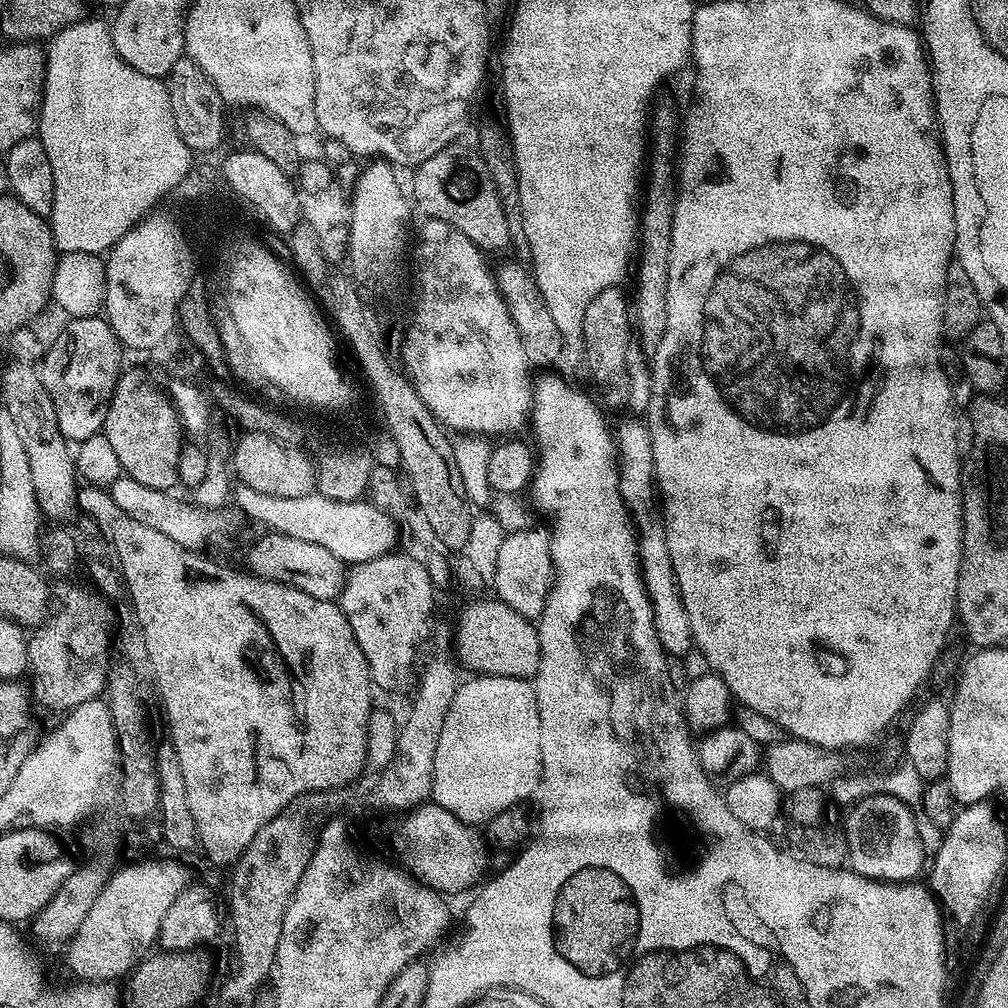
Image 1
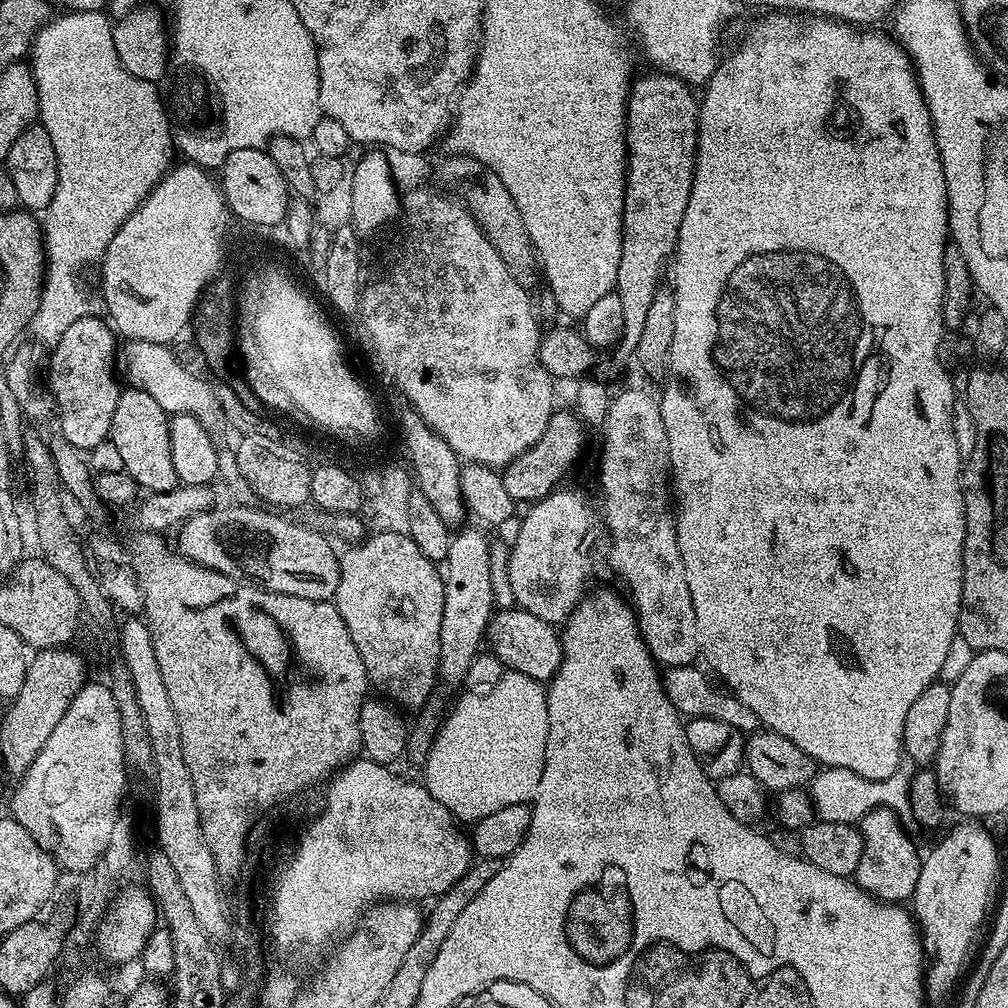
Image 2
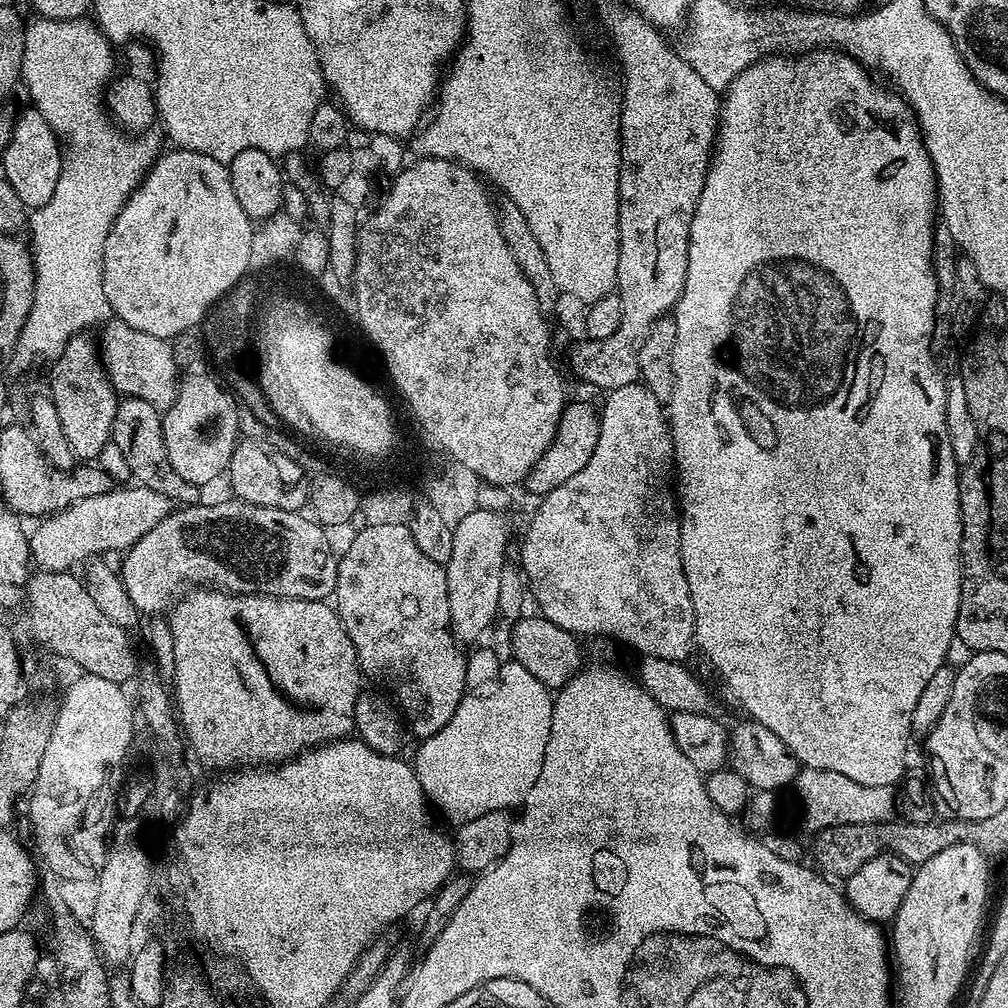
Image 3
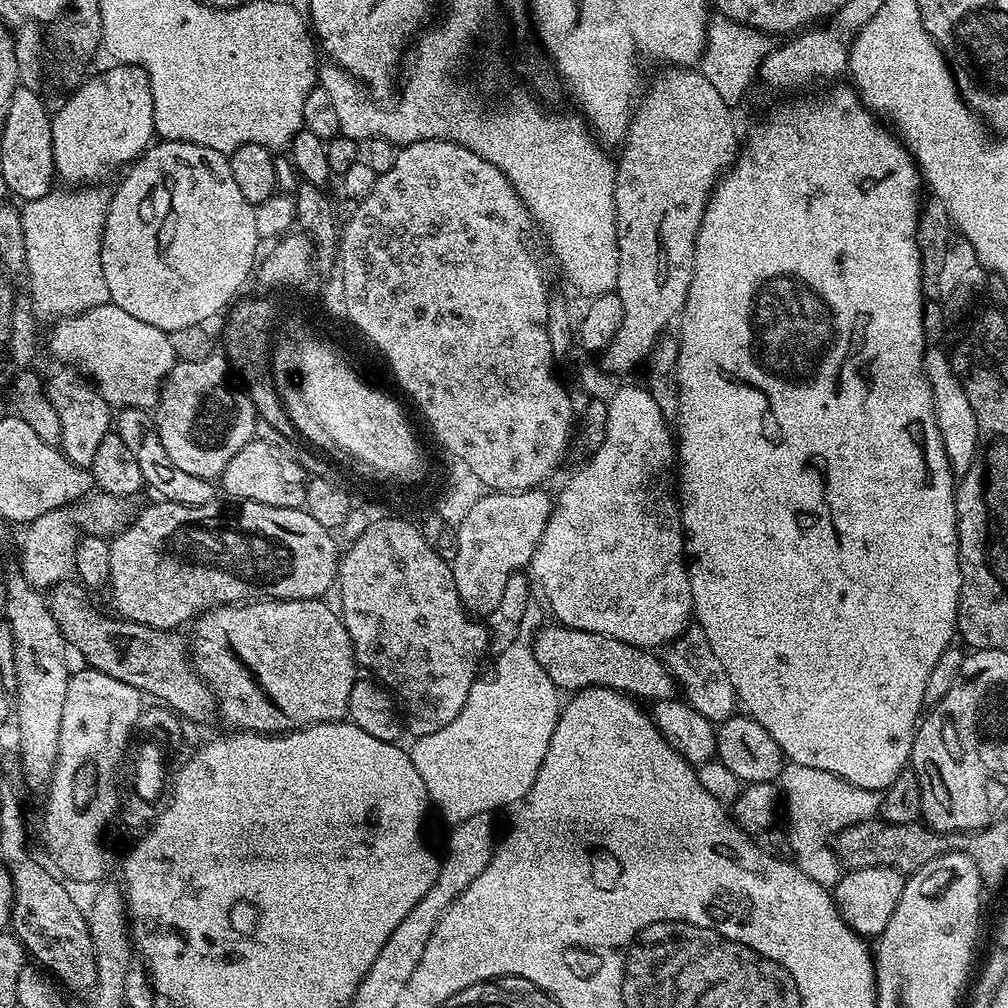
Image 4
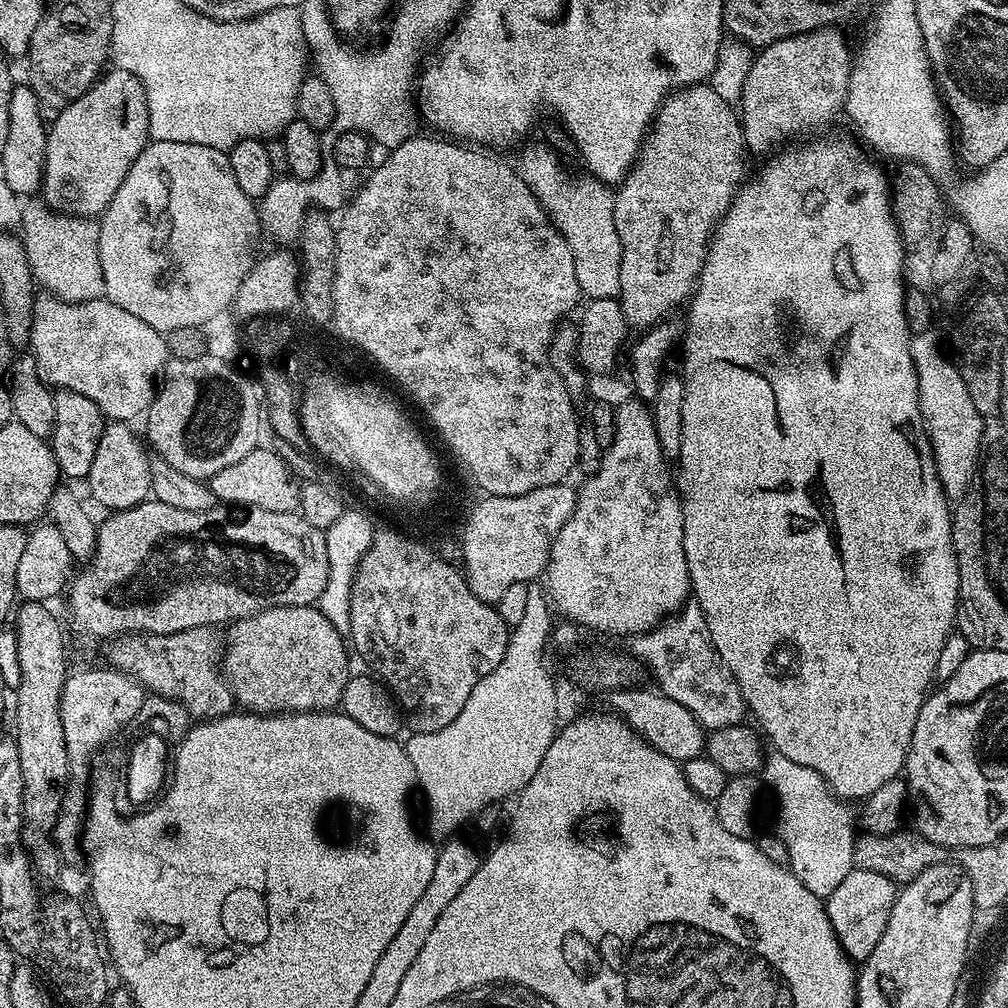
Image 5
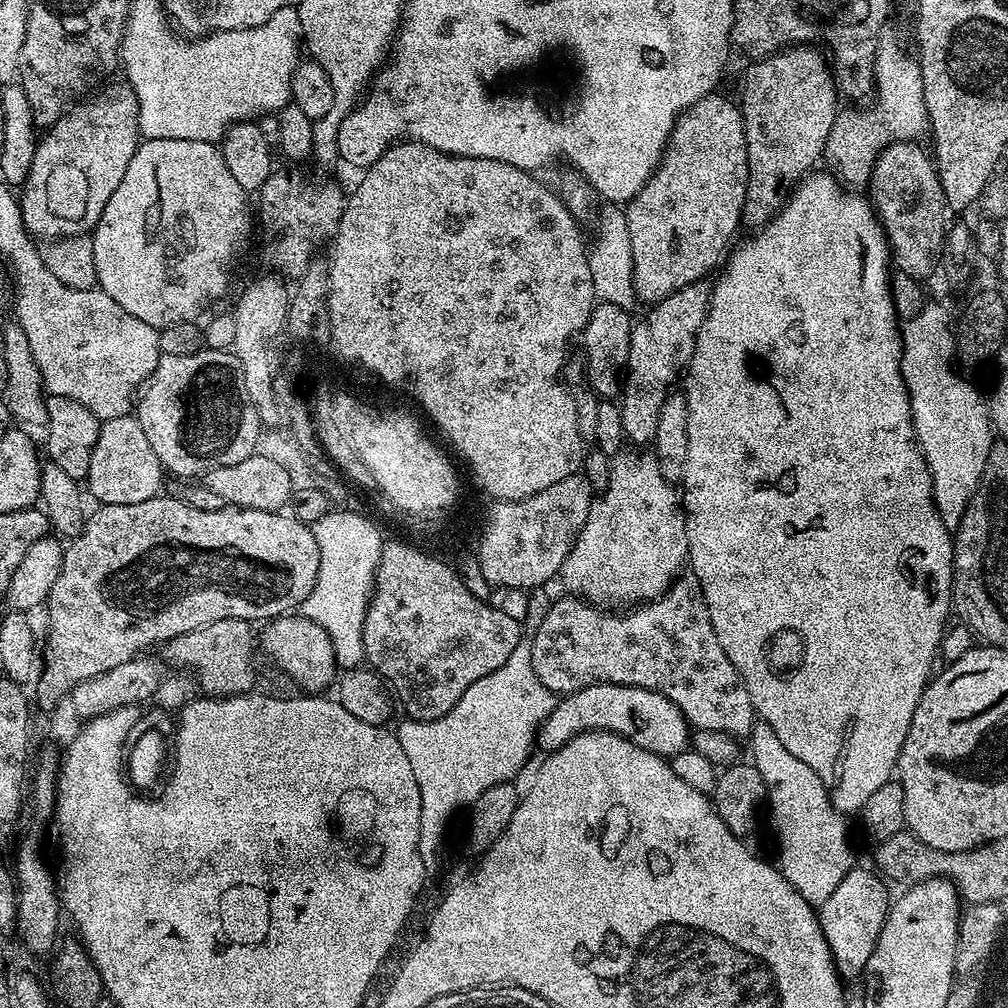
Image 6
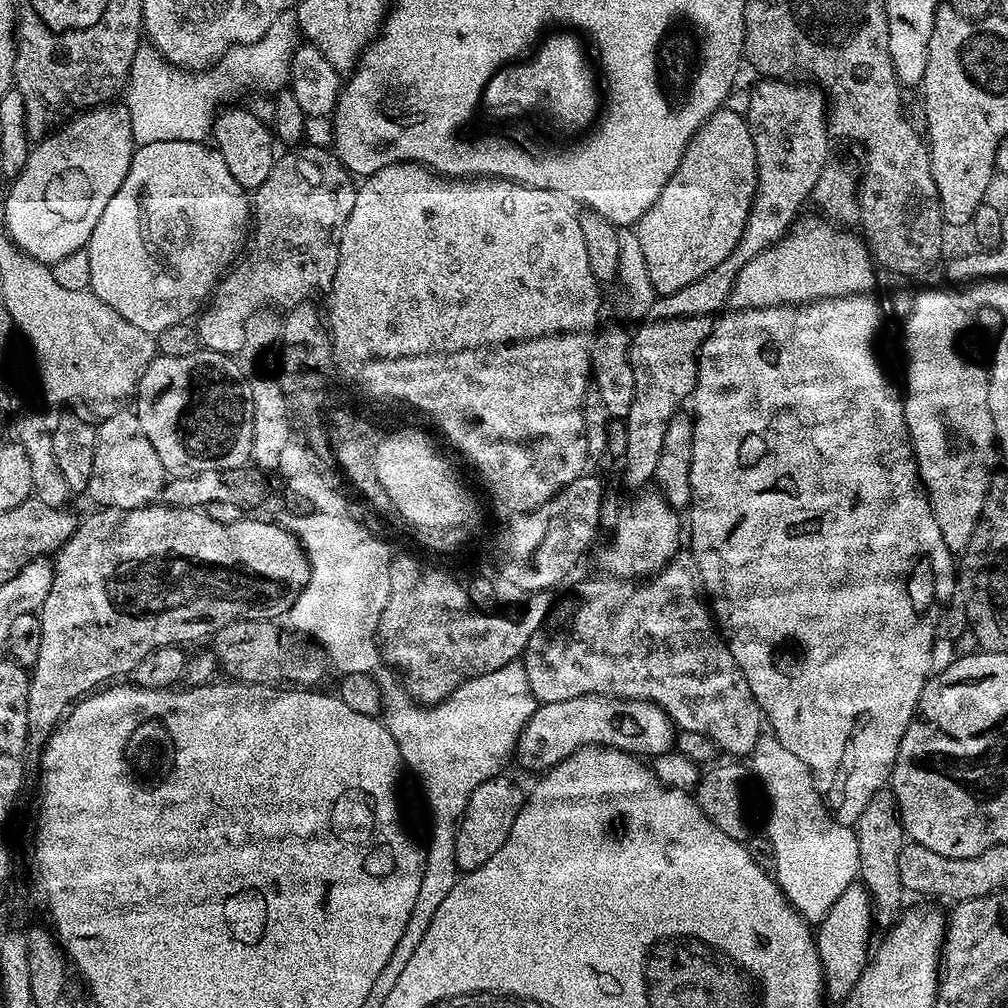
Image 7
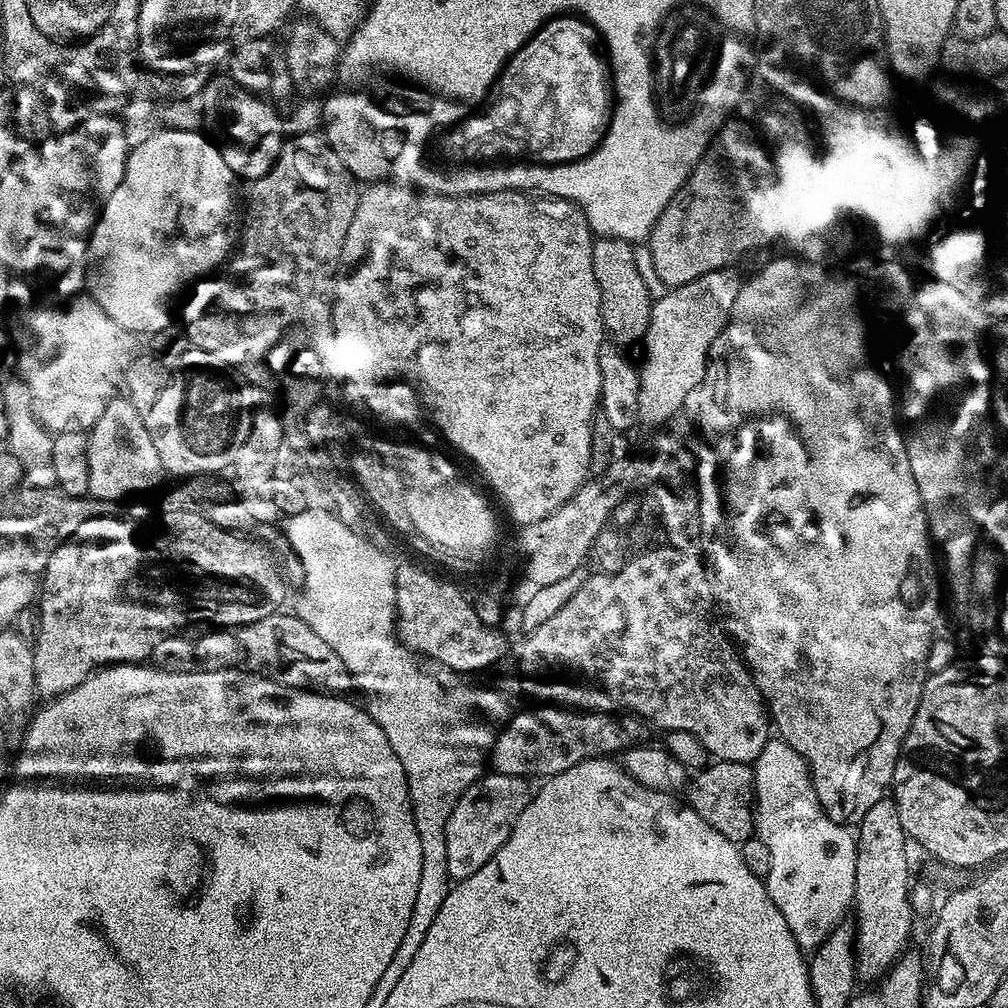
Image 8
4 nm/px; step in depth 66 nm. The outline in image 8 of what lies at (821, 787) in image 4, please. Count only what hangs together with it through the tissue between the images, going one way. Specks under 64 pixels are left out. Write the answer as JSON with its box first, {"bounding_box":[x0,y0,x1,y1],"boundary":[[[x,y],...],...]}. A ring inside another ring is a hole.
{"bounding_box":[754,738,856,949],"boundary":[[[769,738],[762,754],[754,761],[754,832],[759,840],[766,842],[766,850],[770,850],[770,870],[766,877],[769,898],[782,918],[786,918],[786,926],[790,926],[801,949],[819,948],[845,917],[844,910],[853,907],[856,837],[845,825],[835,824],[826,814],[818,802],[808,763],[779,738]]]}

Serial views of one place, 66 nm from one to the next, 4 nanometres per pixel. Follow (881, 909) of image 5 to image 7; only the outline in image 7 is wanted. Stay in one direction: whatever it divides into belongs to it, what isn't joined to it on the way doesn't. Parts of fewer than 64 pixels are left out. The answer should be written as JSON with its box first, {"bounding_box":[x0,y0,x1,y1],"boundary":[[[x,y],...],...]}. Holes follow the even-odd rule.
{"bounding_box":[815,882,874,1001],"boundary":[[[860,882],[846,886],[838,902],[834,902],[824,919],[819,921],[818,931],[815,933],[816,949],[824,975],[824,990],[829,1001],[845,1000],[854,986],[858,986],[858,978],[862,978],[870,959],[872,928],[874,929],[874,909],[868,889]]]}

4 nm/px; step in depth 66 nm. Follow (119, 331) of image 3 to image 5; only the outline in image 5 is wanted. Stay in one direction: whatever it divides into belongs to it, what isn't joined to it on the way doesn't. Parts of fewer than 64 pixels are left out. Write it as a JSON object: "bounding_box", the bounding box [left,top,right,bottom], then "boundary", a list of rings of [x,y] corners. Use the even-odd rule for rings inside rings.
{"bounding_box":[29,293,168,423],"boundary":[[[41,293],[35,297],[33,310],[33,325],[31,326],[31,336],[29,342],[30,354],[35,358],[38,366],[40,377],[49,387],[57,388],[63,391],[82,394],[88,398],[100,410],[104,416],[112,422],[127,423],[134,420],[134,417],[145,415],[148,406],[152,401],[155,392],[155,385],[158,380],[158,370],[163,369],[168,355],[168,341],[158,330],[154,330],[154,326],[146,326],[146,322],[142,322],[142,318],[134,318],[134,314],[130,314],[126,310],[122,310],[122,306],[112,303],[107,298],[98,300],[87,300],[81,304],[70,304],[53,296],[51,293]]]}

